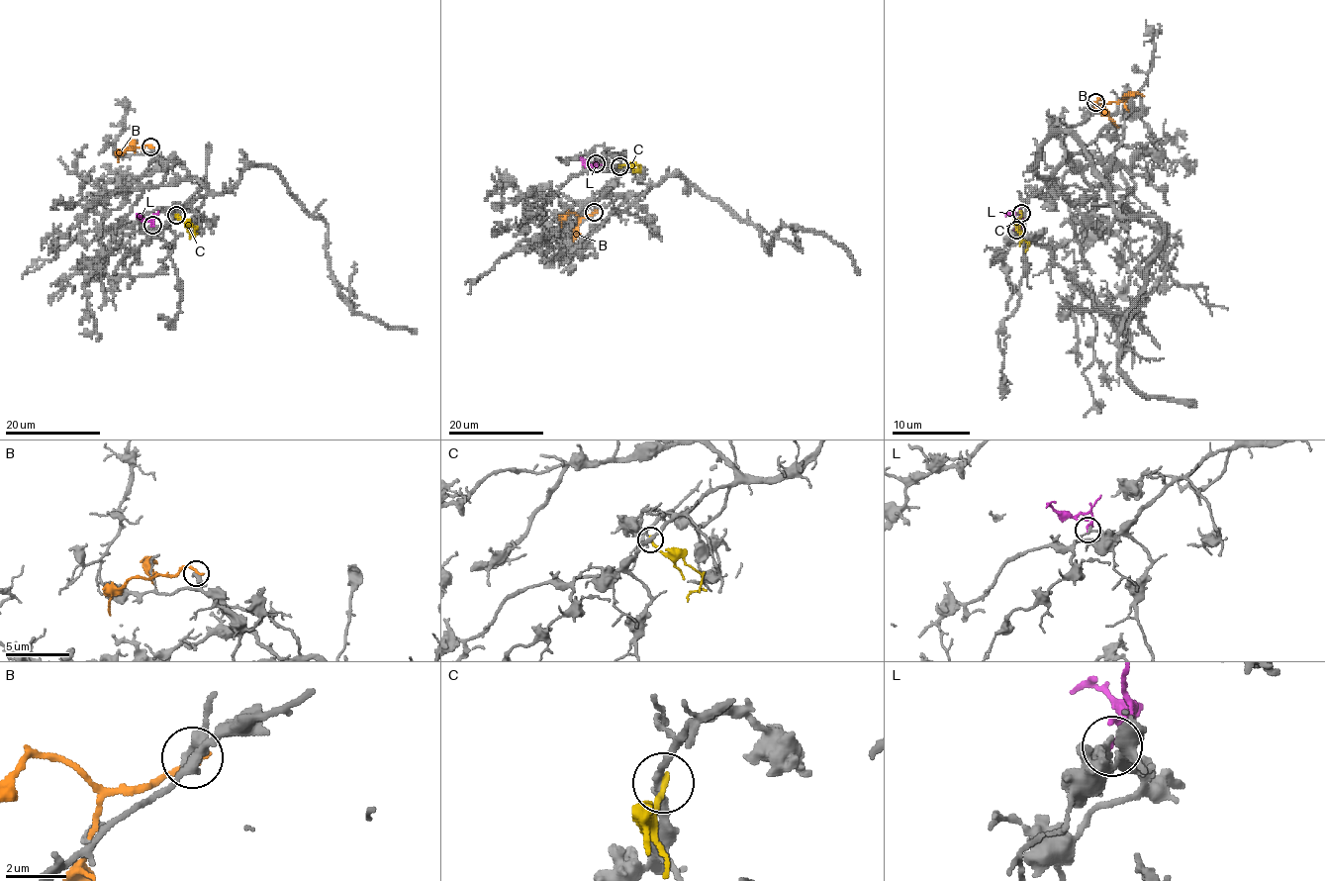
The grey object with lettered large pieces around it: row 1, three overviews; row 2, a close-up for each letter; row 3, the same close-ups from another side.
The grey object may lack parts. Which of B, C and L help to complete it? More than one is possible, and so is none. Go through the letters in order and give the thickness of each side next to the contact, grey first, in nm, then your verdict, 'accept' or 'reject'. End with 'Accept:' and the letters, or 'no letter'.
B: 240/240 nm | reject
C: 260/200 nm | reject
L: 240/170 nm | reject
Accept: no letter

